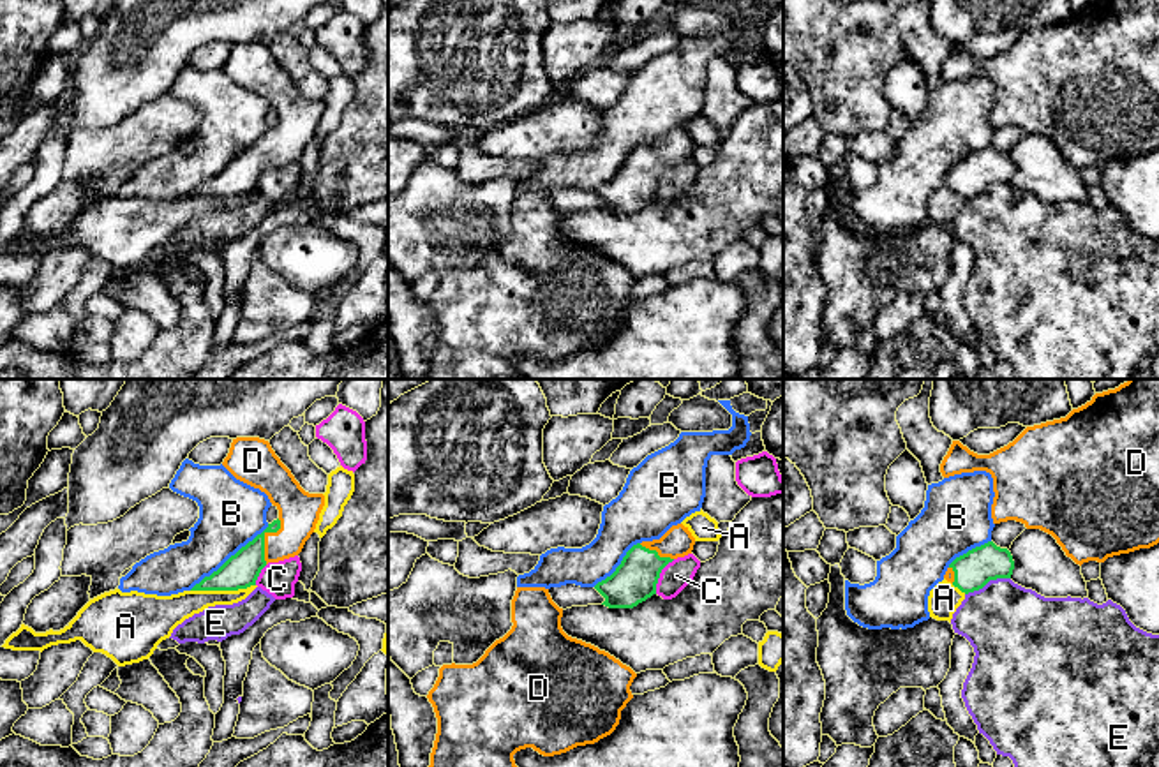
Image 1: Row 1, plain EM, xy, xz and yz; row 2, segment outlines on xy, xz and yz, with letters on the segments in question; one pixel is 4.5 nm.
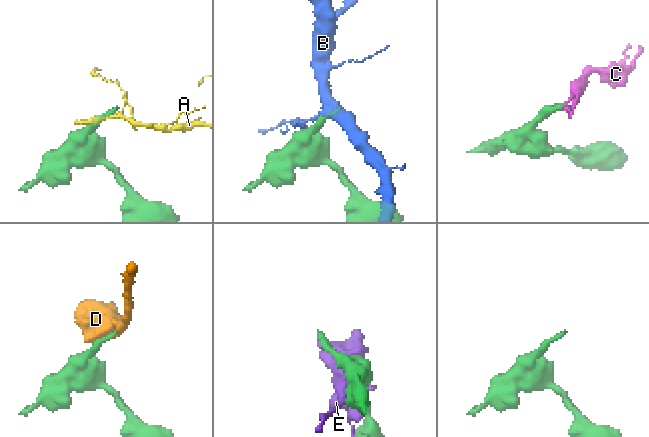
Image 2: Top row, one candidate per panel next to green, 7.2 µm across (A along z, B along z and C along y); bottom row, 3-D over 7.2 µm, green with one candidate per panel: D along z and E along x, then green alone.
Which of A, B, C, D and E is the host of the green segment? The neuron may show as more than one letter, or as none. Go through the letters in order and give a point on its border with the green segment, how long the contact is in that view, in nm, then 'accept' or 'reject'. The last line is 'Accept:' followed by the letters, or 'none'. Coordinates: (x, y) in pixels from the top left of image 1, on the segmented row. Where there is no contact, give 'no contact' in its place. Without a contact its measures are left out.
A: contact xy (223, 589); length 300 nm; reject
B: contact xy (230, 558); length 480 nm; reject
C: contact xz (658, 575); length 180 nm; reject
D: contact xy (263, 538); length 220 nm; accept
E: contact yz (987, 582); length 220 nm; reject
Accept: D

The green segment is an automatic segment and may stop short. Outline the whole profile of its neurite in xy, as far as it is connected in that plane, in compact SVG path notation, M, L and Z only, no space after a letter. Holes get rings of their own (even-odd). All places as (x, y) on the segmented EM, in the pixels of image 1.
M233 439L222 465L236 480L265 492L279 510L279 518L191 591L238 591L256 585L268 562L302 552L325 506L325 495L305 492L265 439Z

